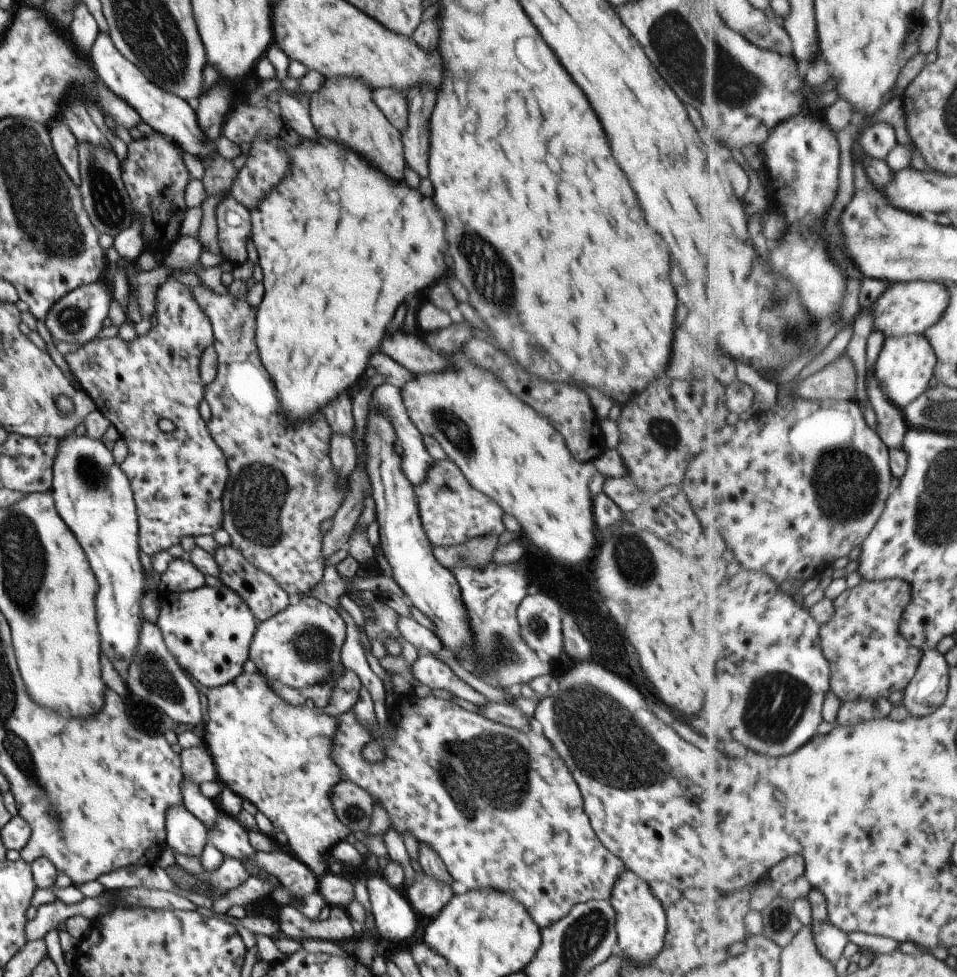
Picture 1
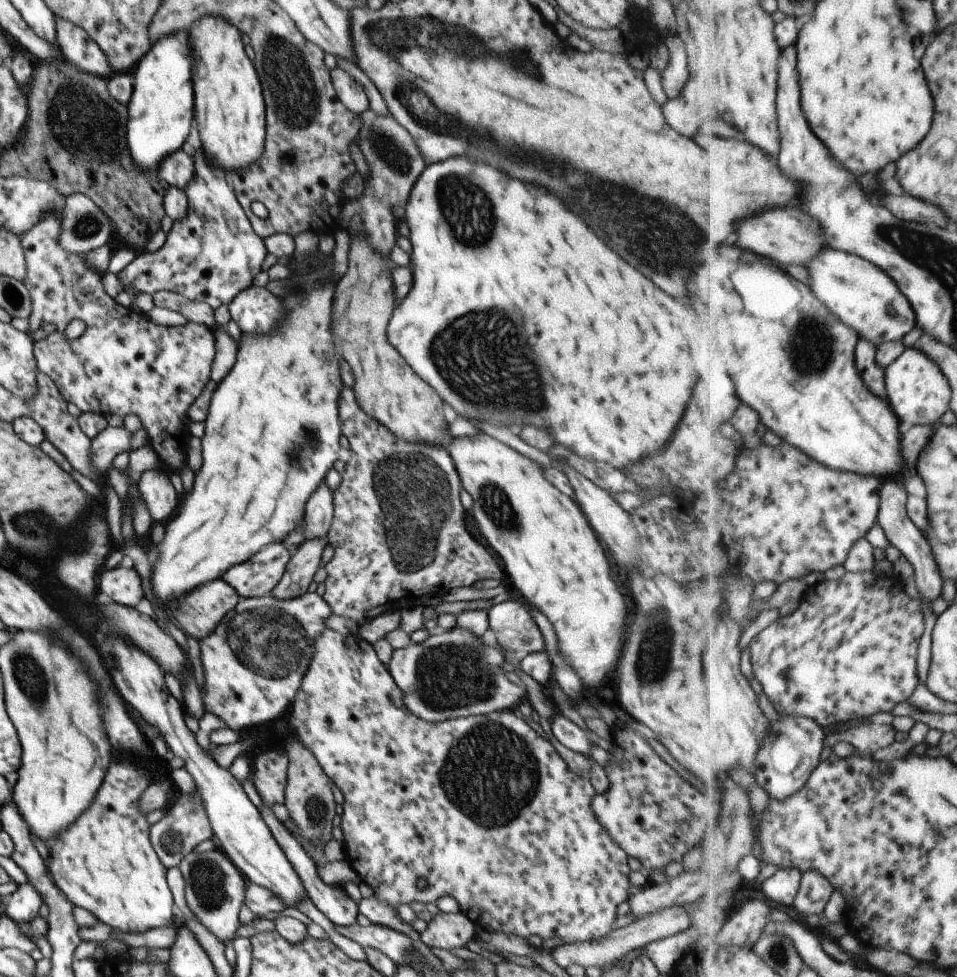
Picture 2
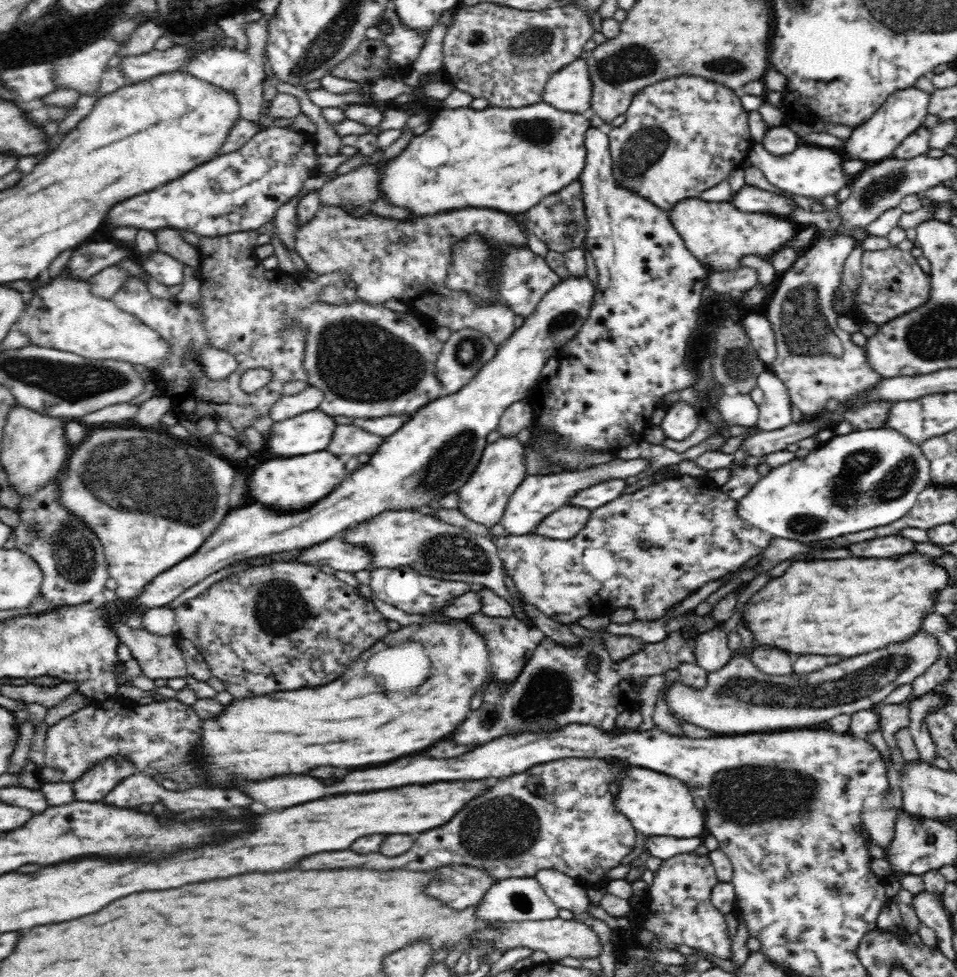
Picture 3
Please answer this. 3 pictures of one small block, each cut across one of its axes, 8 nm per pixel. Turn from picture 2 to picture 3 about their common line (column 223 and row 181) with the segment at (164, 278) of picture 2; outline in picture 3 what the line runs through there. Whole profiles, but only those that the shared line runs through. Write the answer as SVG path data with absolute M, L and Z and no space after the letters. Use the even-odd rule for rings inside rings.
M269 127L250 138L242 148L216 156L198 168L171 180L157 189L137 194L132 200L118 202L116 208L110 208L104 222L110 228L132 226L150 231L171 226L188 230L202 237L223 236L234 232L248 232L270 224L278 208L290 202L303 188L309 176L317 175L318 168L314 152L312 133L292 131L289 128Z

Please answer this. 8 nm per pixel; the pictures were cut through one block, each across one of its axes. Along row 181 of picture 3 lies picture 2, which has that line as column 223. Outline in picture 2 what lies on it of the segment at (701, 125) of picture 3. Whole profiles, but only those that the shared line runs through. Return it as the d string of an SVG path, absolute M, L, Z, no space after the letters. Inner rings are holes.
M312 592L303 595L299 598L294 598L291 600L277 600L271 595L266 597L242 597L238 604L234 606L234 609L227 613L222 621L218 622L215 626L215 630L199 640L200 642L200 660L202 661L202 668L204 669L204 688L202 688L202 703L204 704L205 713L214 714L224 722L226 725L225 729L231 730L252 730L252 728L262 729L272 725L279 718L281 718L284 711L288 707L292 706L294 698L298 693L301 686L301 681L303 680L304 674L308 669L309 662L313 654L312 646L314 638L322 633L325 629L328 629L324 622L331 614L331 609L329 605L323 600L322 597L318 596L316 592Z

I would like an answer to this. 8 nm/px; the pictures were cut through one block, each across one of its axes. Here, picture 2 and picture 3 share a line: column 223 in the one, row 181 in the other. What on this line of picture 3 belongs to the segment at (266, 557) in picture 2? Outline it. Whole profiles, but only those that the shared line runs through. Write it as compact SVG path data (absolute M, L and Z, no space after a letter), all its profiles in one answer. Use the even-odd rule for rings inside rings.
M580 180L572 182L556 194L545 196L536 206L529 208L525 215L531 223L532 233L542 240L549 250L563 254L574 248L585 248L587 222Z

